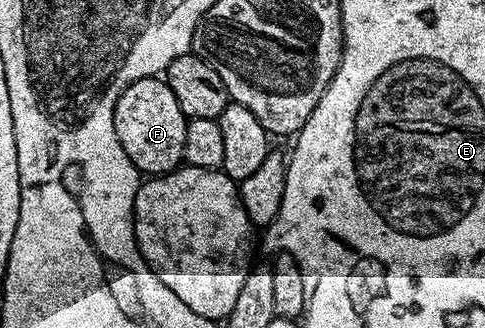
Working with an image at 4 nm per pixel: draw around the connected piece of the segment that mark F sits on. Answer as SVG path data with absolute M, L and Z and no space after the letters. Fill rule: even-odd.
M146 76L132 84L123 91L121 98L117 98L117 104L113 110L113 126L117 130L117 138L129 154L133 166L140 173L151 176L161 176L164 172L173 172L184 163L183 147L187 141L186 114L177 106L177 98L173 98L173 90L169 90L166 79Z

